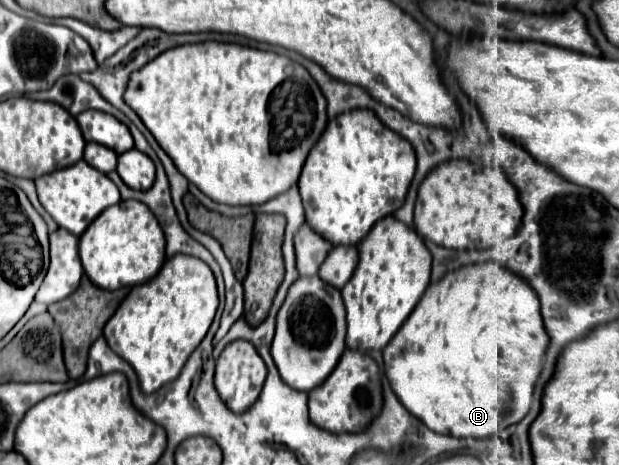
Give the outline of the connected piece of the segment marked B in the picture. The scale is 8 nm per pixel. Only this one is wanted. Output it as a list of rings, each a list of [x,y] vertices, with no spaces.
[[[493,262],[471,264],[471,266],[463,266],[455,272],[445,274],[445,278],[441,278],[439,282],[429,286],[429,292],[425,292],[425,296],[421,298],[421,304],[413,310],[413,316],[409,316],[409,320],[405,320],[405,328],[401,328],[401,332],[397,332],[397,336],[393,336],[393,344],[389,344],[389,348],[385,348],[385,352],[383,352],[385,376],[393,388],[395,396],[415,418],[425,422],[429,430],[433,430],[437,434],[445,434],[445,436],[485,440],[485,438],[495,436],[499,430],[521,422],[531,412],[535,382],[541,376],[545,352],[549,346],[549,334],[545,332],[543,318],[541,318],[539,310],[541,310],[541,306],[539,306],[539,300],[537,300],[537,294],[533,292],[533,288],[525,280],[515,276],[513,272],[509,272]]]

